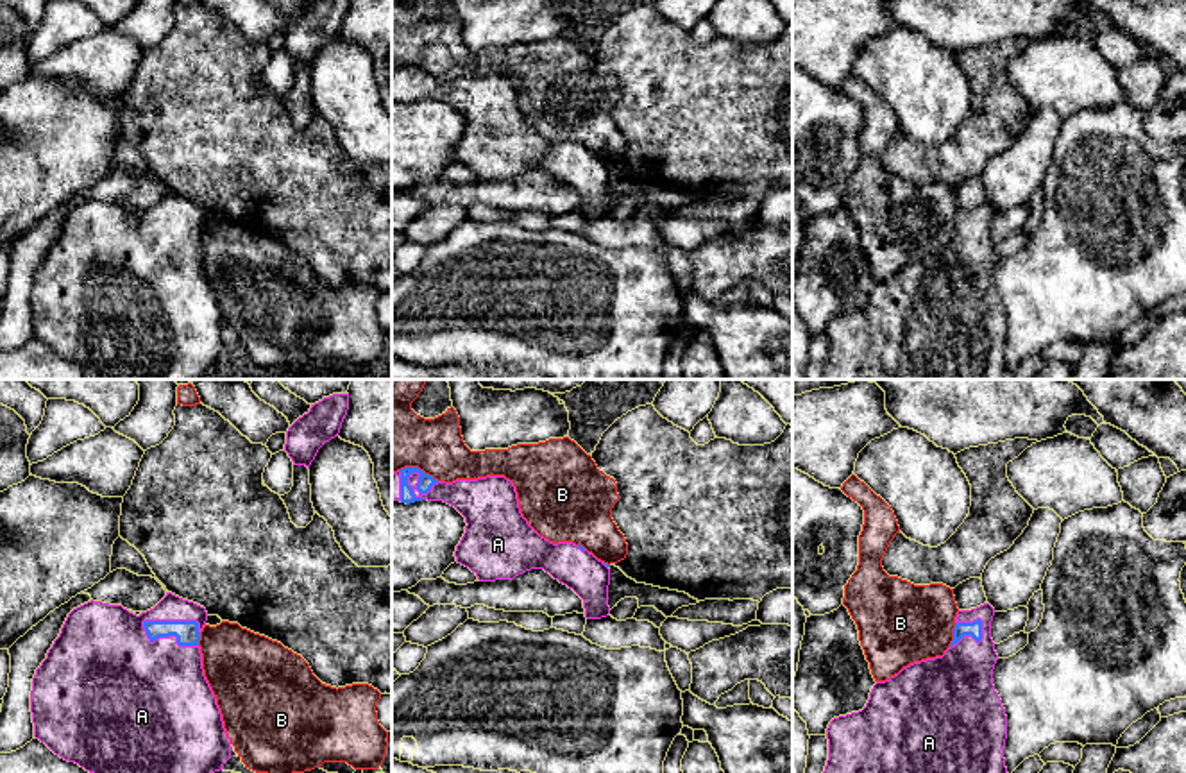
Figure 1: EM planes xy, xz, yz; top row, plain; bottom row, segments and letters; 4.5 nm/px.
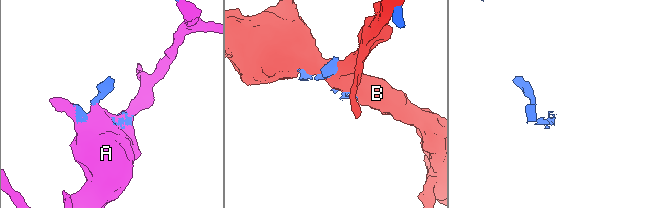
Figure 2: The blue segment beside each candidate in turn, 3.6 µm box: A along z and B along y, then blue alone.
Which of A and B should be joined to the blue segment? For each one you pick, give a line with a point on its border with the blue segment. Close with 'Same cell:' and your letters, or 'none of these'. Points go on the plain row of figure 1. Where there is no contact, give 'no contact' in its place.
A: contact xy (167, 235)
Same cell: A

